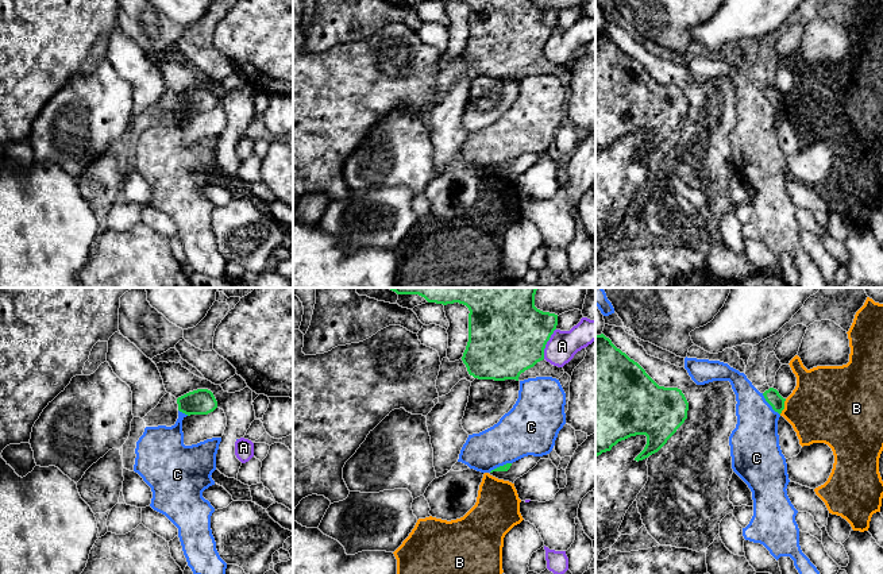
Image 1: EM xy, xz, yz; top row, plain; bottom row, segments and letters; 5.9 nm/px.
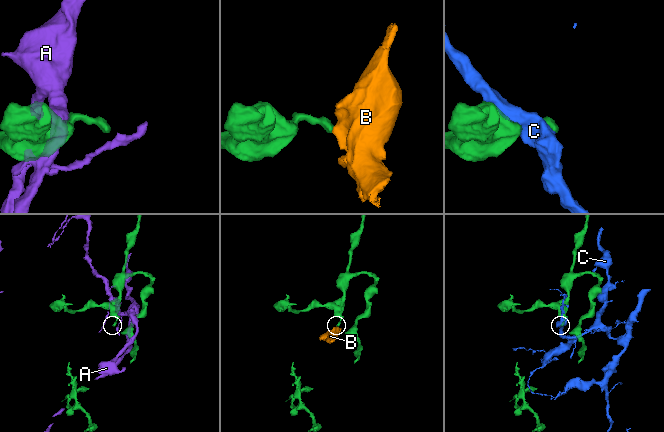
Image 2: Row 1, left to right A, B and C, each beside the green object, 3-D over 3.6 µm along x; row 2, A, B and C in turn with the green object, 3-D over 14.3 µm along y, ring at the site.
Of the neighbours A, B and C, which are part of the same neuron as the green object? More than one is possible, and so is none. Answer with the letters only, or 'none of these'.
none of these

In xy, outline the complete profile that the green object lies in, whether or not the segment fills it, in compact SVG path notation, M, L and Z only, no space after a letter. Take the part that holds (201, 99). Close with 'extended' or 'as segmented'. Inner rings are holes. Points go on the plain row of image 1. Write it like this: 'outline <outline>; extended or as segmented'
outline M197 86L177 96L178 108L190 112L208 112L217 105L213 90L208 86Z; as segmented

